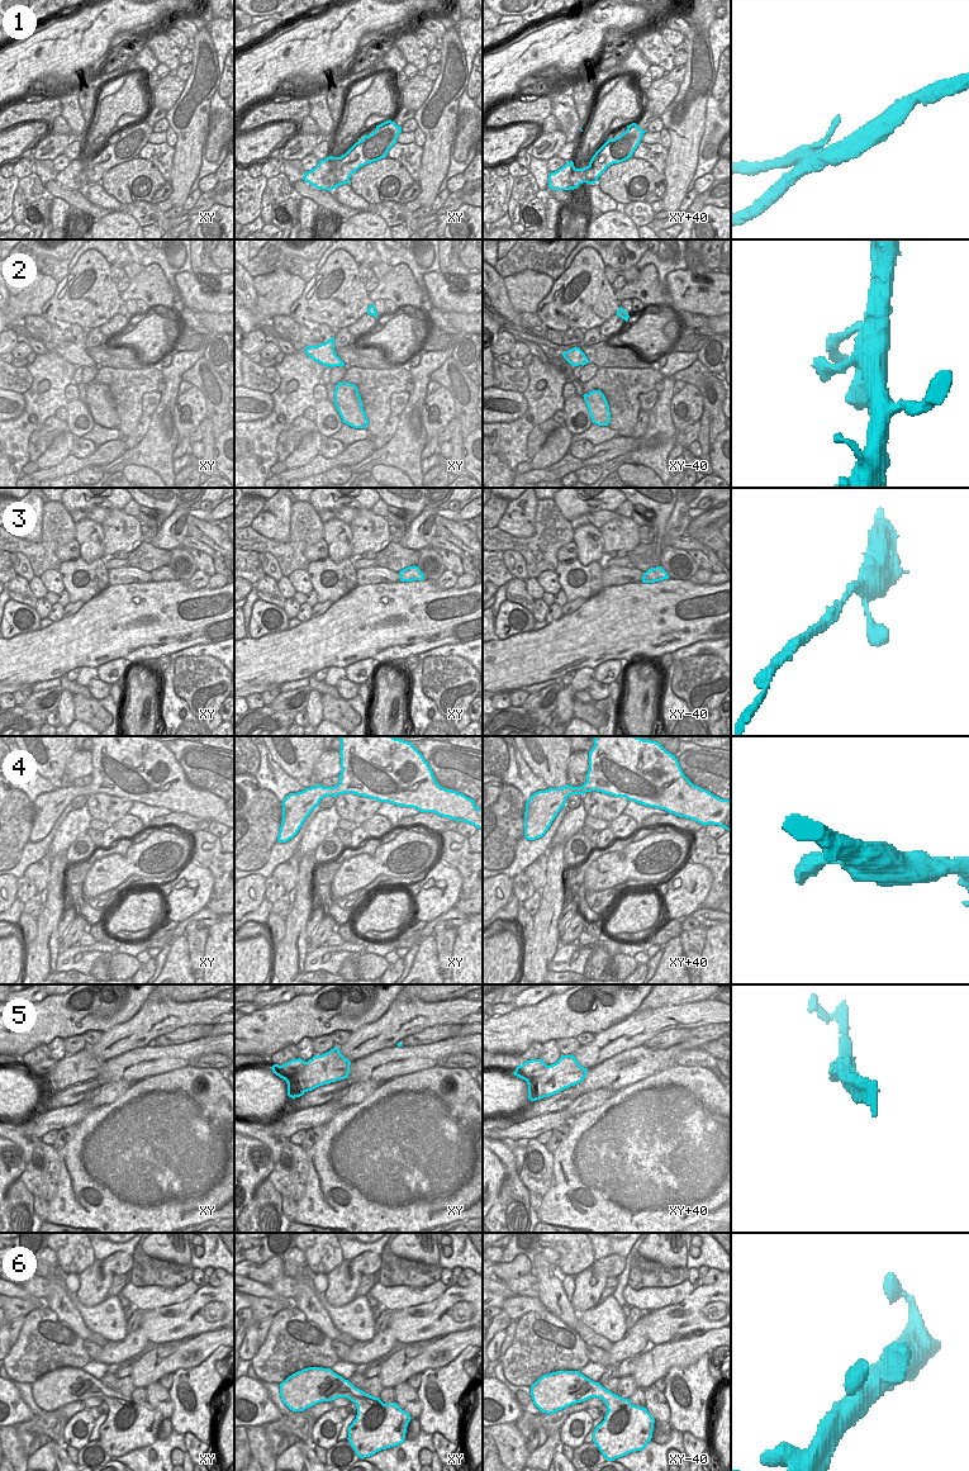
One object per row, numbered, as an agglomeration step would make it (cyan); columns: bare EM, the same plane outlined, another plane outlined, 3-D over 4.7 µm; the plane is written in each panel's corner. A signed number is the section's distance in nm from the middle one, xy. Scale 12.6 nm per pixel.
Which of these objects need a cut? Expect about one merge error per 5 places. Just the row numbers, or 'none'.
1, 5

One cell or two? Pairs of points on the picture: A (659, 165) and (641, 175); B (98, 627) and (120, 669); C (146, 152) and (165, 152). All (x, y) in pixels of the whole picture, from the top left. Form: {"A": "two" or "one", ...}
{"A": "two", "B": "two", "C": "one"}

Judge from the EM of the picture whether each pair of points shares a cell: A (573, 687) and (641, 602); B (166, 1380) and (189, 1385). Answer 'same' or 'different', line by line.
A: different
B: different

